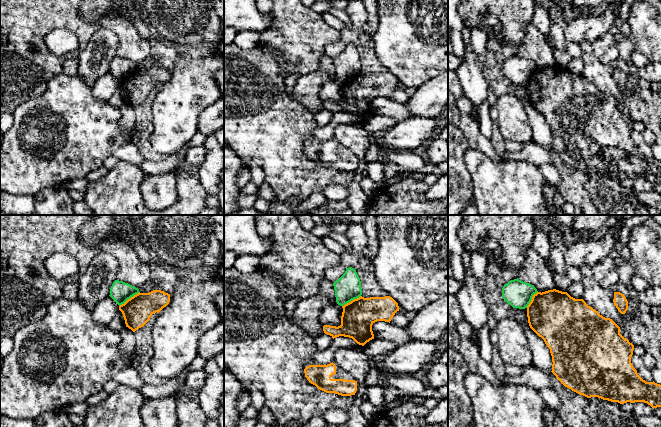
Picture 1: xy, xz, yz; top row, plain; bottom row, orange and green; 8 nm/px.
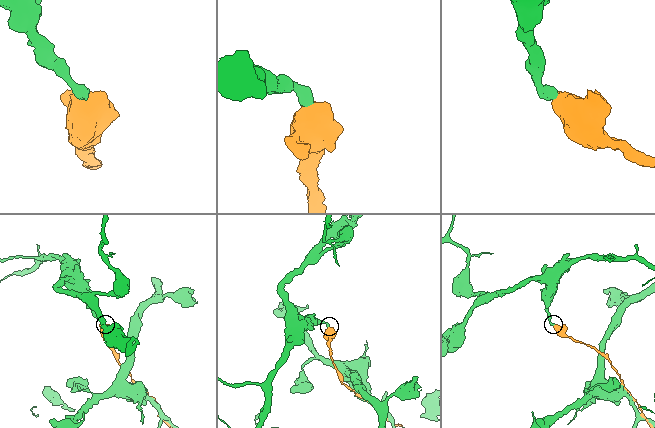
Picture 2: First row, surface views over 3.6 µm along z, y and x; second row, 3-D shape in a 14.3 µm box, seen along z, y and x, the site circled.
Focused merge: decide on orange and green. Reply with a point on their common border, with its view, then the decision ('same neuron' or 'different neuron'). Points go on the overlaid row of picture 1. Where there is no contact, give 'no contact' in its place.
xy (130, 298) | different neuron

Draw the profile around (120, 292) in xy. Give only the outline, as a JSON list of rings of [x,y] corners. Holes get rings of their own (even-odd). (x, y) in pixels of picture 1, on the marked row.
[[[115,280],[110,288],[109,296],[120,306],[138,293],[138,288],[123,281]]]

